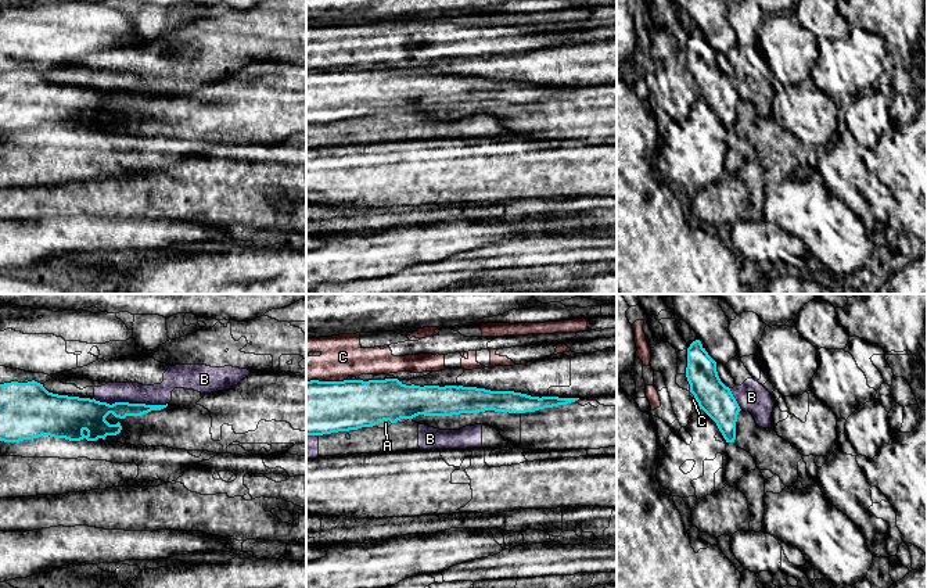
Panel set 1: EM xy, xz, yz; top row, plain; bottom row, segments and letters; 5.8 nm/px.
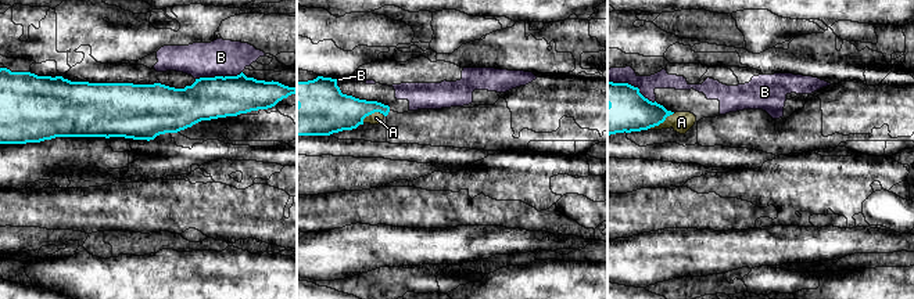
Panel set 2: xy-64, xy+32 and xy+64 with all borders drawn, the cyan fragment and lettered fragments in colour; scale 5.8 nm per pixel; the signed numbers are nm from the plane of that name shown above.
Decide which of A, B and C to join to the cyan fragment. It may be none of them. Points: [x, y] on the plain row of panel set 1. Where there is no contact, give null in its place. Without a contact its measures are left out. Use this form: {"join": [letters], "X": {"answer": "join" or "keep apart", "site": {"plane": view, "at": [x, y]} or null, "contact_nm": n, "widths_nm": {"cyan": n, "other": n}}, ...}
{"join": [], "A": {"answer": "keep apart", "site": {"plane": "xz", "at": [383, 110]}, "contact_nm": 110, "widths_nm": {"cyan": 280, "other": 50}}, "B": {"answer": "keep apart", "site": {"plane": "xy", "at": [130, 93]}, "contact_nm": 440, "widths_nm": {"cyan": 180, "other": 130}}, "C": {"answer": "keep apart", "site": {"plane": "xz", "at": [326, 71]}, "contact_nm": 240, "widths_nm": {"cyan": 320, "other": 240}}}

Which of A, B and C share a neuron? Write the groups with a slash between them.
A B / C

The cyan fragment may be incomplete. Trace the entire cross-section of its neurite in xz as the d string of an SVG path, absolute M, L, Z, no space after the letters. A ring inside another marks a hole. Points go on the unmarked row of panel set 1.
M398 68L385 69L344 69L306 71L306 125L323 125L338 121L373 116L384 110L396 112L400 108L424 105L452 105L460 103L479 103L485 100L525 103L545 97L567 94L579 87L531 86L514 80L491 80L463 75L406 75Z

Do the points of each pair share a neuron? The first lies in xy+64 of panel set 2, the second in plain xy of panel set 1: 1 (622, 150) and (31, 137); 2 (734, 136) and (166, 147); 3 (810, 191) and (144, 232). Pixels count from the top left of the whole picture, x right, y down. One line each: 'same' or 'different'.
1: same
2: different
3: different

